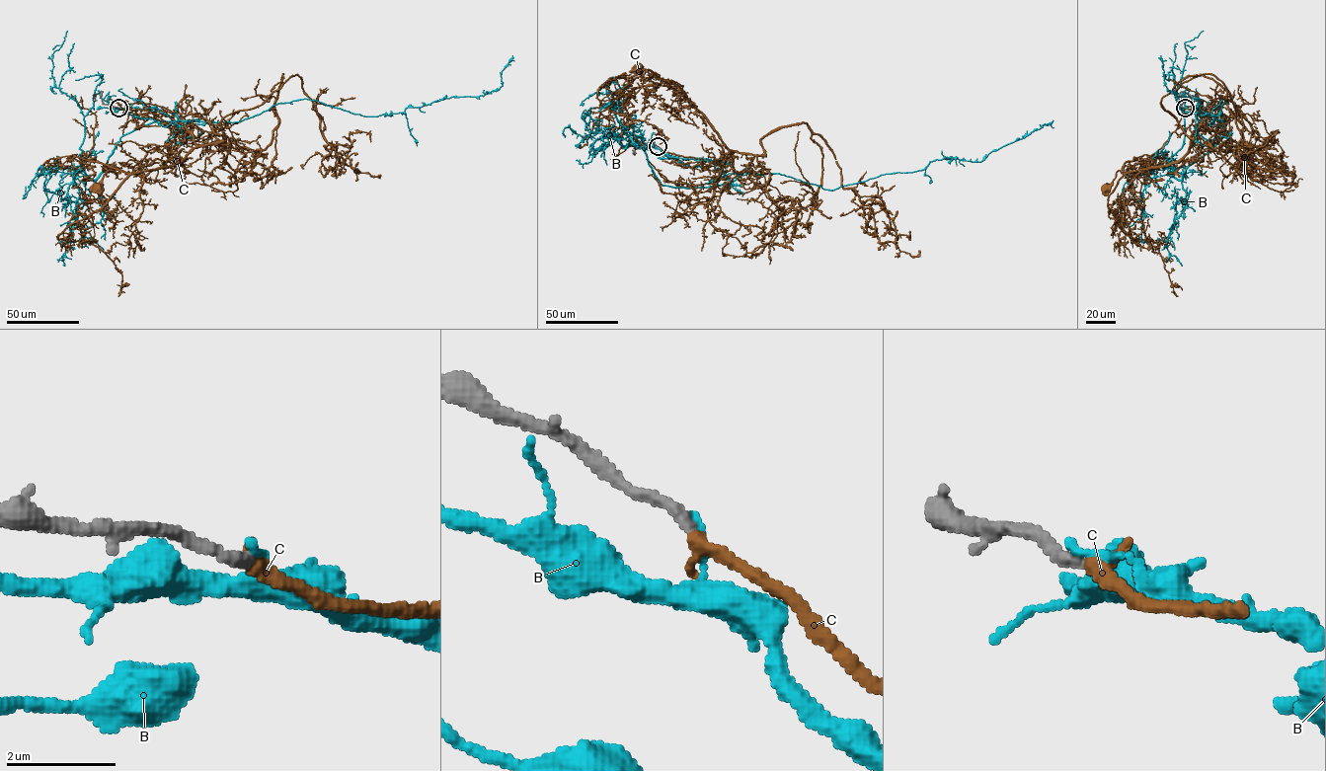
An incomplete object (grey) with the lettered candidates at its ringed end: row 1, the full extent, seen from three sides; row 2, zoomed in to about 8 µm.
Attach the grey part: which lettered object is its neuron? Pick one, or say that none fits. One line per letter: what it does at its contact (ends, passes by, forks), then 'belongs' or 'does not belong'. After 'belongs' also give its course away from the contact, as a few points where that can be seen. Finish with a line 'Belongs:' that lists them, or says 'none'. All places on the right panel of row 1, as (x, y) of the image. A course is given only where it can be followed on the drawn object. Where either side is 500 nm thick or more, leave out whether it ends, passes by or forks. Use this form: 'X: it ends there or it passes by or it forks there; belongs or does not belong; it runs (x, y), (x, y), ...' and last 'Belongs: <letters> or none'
B: it ends there; does not belong
C: it ends there; belongs; it runs (1185, 108), (1199, 112), (1201, 117), (1188, 151), (1167, 165), (1118, 171), (1109, 189)
Belongs: C

